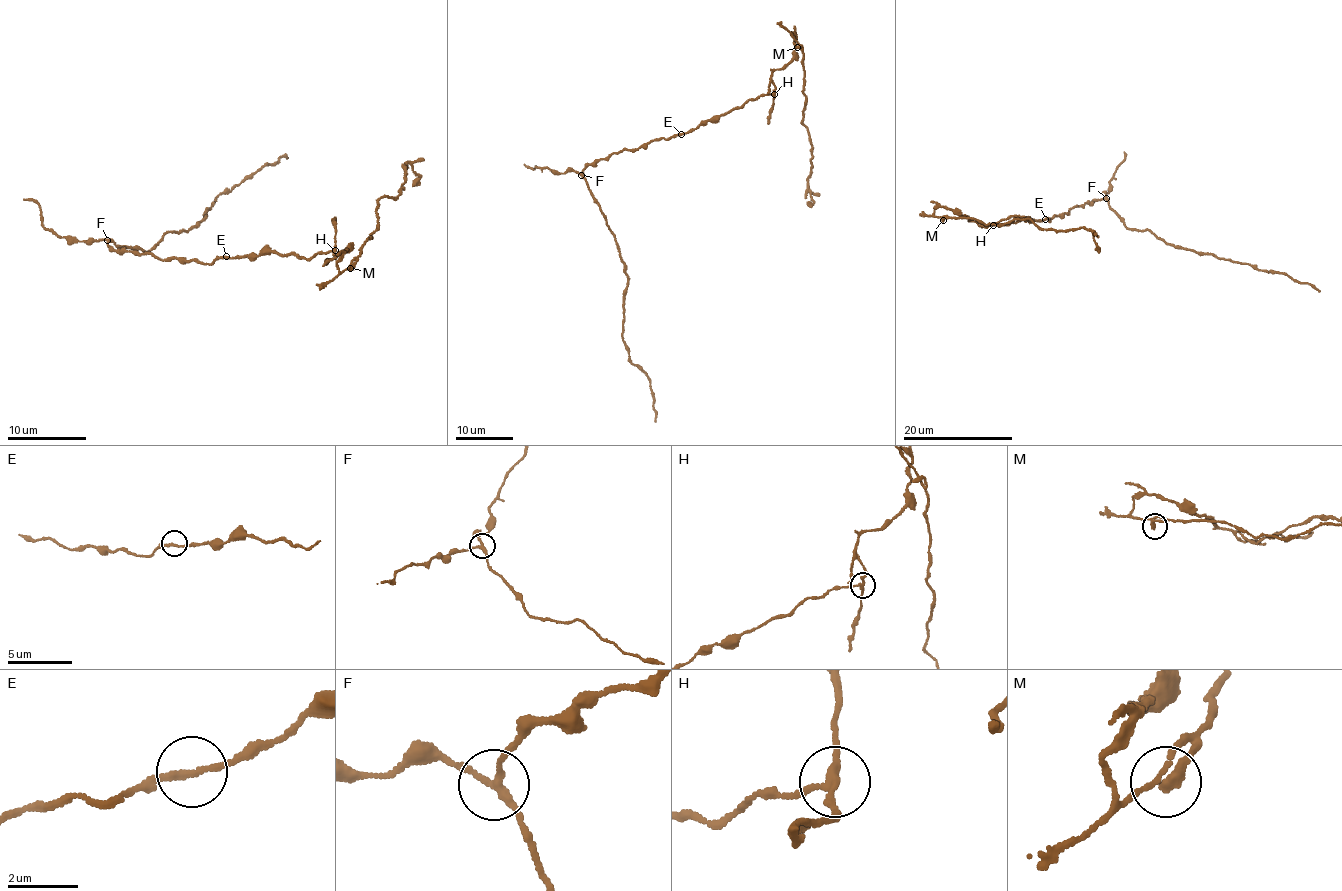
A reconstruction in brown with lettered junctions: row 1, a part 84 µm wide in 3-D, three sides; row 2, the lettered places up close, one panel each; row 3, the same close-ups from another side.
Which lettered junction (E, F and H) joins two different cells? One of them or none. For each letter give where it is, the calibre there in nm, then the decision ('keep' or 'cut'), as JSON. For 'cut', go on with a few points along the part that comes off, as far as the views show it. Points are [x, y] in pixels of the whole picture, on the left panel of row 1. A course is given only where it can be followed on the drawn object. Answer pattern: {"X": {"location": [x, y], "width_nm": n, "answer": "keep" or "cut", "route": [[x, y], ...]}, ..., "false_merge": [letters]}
{"E": {"location": [226, 256], "width_nm": 170, "answer": "keep"}, "F": {"location": [107, 240], "width_nm": 190, "answer": "keep"}, "H": {"location": [335, 250], "width_nm": 190, "answer": "cut", "route": [[334, 250], [325, 262], [346, 250], [347, 269], [404, 164], [413, 186]]}, "false_merge": ["H"]}

